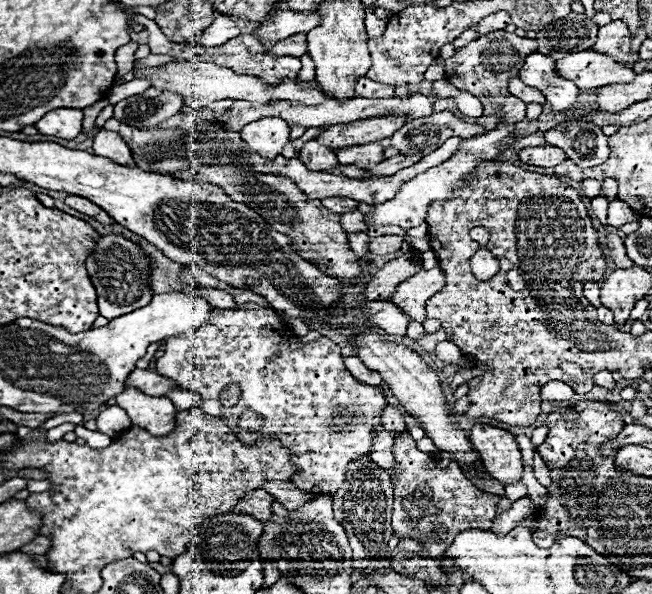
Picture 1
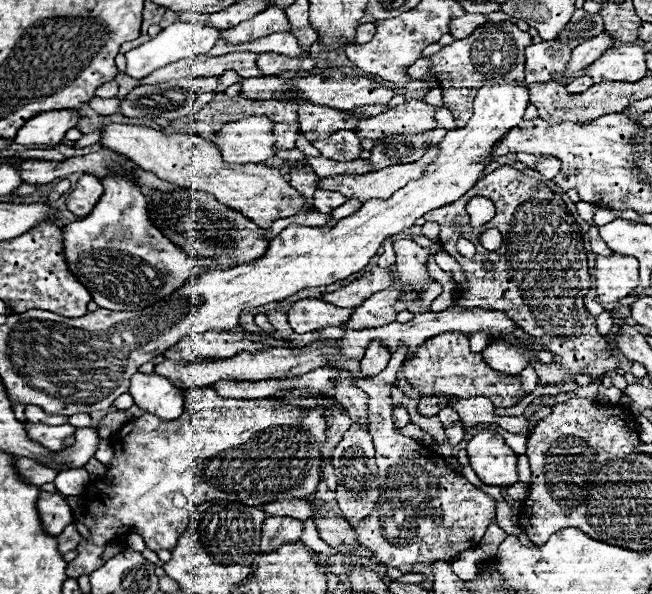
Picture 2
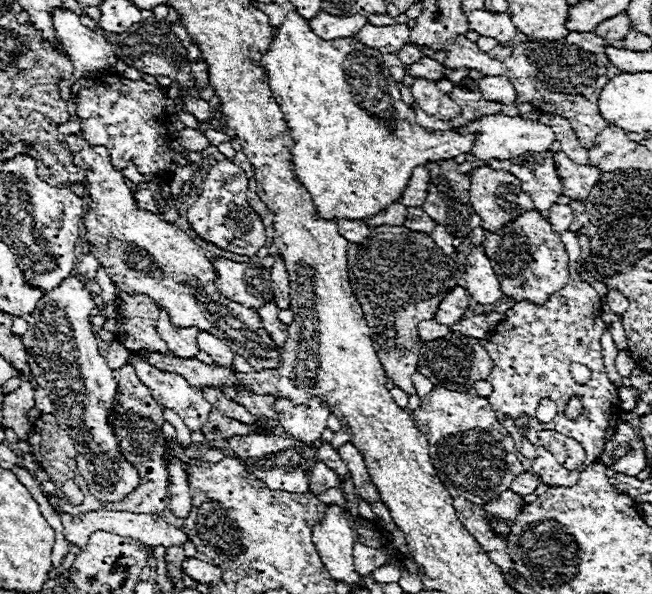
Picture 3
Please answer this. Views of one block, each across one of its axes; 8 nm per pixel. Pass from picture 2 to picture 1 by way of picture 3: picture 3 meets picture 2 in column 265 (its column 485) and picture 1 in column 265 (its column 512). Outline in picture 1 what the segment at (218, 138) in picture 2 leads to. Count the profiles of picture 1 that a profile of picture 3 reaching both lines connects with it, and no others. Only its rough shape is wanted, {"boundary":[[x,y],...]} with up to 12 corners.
{"boundary":[[278,116],[246,124],[240,136],[256,154],[276,158],[290,142]]}

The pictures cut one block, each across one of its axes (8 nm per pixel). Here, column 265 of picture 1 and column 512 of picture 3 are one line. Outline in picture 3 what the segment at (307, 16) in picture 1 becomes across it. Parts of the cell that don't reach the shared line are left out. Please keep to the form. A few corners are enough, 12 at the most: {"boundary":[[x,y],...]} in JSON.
{"boundary":[[488,10],[468,14],[470,30],[498,42],[510,42],[516,28],[510,14]]}

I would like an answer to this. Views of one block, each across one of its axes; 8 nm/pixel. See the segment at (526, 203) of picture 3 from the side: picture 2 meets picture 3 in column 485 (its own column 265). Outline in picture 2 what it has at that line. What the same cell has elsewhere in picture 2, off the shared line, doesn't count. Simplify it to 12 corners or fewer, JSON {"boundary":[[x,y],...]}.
{"boundary":[[140,124],[100,144],[270,228],[310,212],[278,168],[224,162],[210,140]]}

